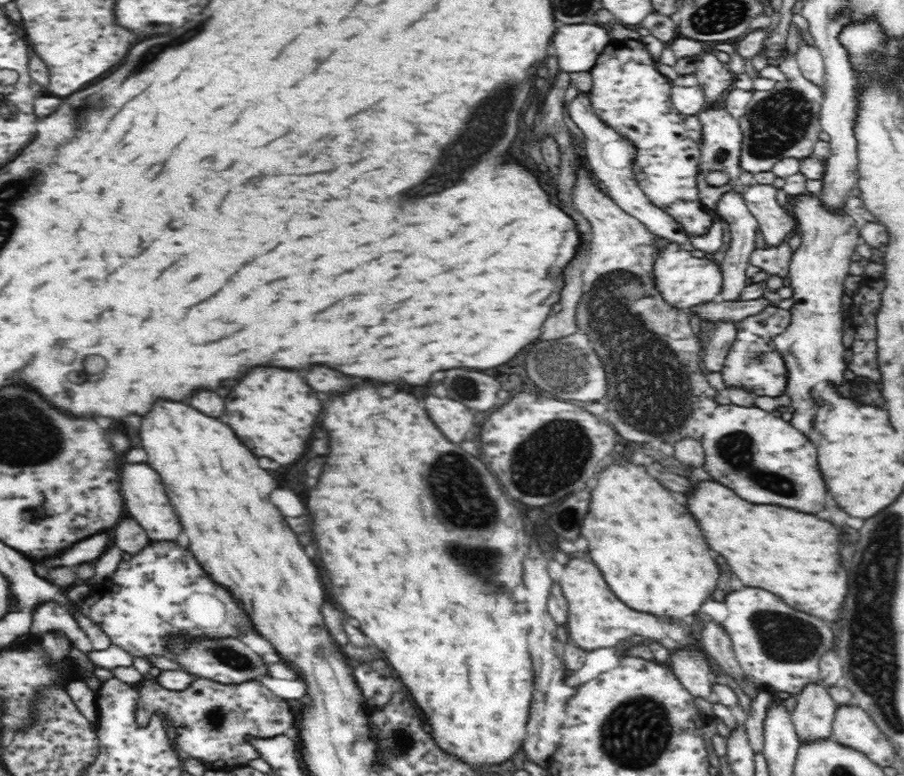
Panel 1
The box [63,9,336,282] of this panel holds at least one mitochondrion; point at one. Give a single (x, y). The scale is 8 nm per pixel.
(149, 57)

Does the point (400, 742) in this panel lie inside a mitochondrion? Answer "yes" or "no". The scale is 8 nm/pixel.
yes

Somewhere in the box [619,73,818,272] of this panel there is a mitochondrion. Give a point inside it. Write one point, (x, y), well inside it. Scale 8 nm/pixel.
(776, 126)

